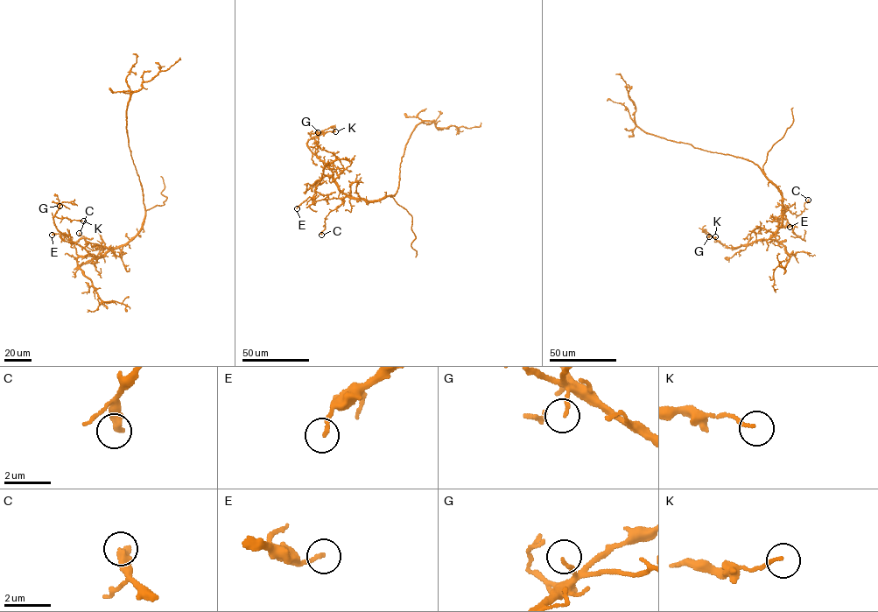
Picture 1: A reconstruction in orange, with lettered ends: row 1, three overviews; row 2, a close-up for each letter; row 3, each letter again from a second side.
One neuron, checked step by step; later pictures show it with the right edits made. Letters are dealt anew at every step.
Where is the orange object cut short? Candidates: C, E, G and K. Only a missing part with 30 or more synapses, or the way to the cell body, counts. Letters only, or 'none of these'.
none of these

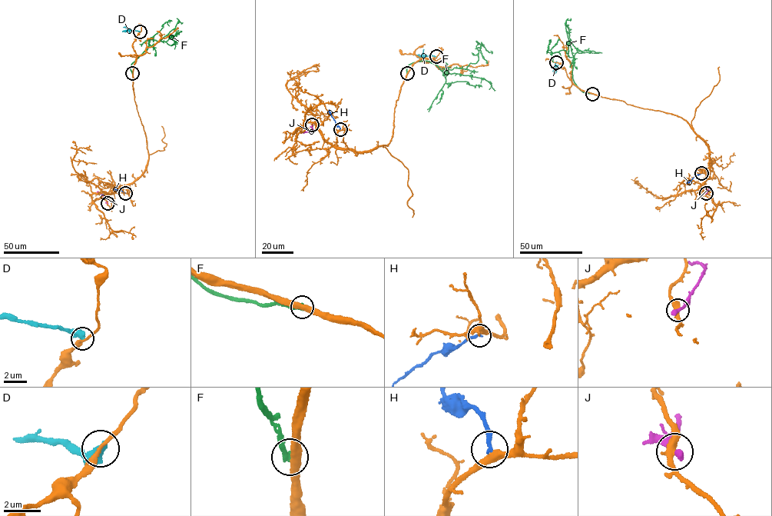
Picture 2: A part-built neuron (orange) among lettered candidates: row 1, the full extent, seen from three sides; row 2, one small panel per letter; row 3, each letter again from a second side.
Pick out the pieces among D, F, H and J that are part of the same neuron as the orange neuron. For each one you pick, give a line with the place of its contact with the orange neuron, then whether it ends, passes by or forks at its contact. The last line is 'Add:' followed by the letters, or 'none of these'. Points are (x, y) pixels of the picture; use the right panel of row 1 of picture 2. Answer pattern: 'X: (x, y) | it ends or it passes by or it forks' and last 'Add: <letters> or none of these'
Add: none of these

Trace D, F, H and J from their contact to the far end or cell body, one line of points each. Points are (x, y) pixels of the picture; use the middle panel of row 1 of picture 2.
D: (436, 56), (414, 54)
F: (407, 74), (408, 64), (423, 61), (435, 64), (444, 75), (445, 71), (475, 63), (482, 45), (490, 51)
H: (340, 129), (329, 109)
J: (312, 124), (312, 131), (300, 132)

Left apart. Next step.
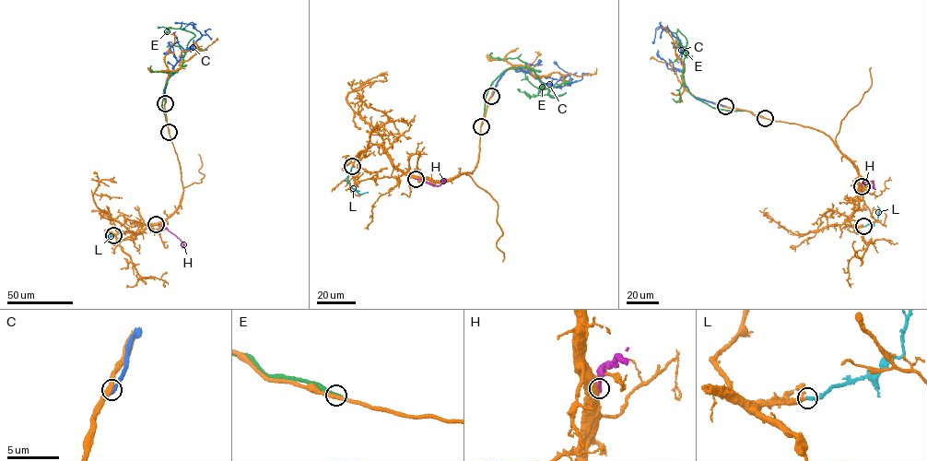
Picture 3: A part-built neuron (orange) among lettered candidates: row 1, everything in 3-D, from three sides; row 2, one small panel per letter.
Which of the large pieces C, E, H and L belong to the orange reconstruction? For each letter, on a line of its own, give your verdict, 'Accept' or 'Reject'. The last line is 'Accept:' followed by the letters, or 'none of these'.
C: Reject
E: Reject
H: Reject
L: Accept
Accept: L

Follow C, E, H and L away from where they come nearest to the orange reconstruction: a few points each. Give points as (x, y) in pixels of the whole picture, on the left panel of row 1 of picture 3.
C: (165, 103), (166, 80), (181, 52), (193, 45), (201, 35), (193, 22), (182, 29)
E: (169, 132), (161, 105), (164, 87), (181, 67), (187, 43), (194, 36), (181, 29), (158, 28)
H: (156, 224), (163, 226), (174, 234), (182, 244), (182, 248)
L: (113, 235), (124, 231)

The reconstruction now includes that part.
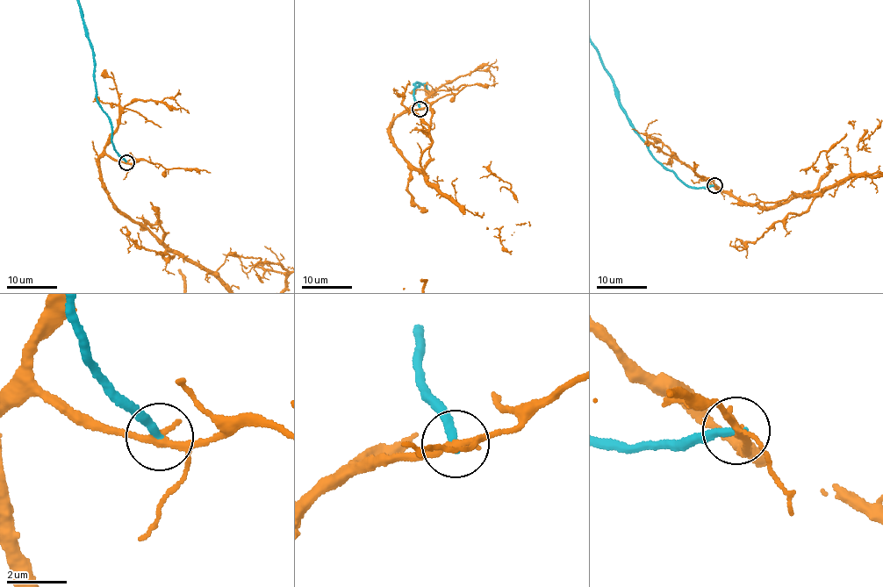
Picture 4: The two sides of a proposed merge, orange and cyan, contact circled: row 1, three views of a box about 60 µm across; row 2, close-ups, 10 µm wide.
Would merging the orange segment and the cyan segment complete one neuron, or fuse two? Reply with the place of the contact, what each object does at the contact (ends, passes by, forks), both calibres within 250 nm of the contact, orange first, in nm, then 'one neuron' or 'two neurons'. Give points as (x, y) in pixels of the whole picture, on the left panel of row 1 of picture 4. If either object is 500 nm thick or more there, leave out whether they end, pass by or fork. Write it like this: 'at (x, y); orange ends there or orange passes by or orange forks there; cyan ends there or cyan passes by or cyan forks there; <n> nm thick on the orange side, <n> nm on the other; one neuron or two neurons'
at (126, 162); orange passes by; cyan ends there; 240 nm thick on the orange side, 280 nm on the other; two neurons

